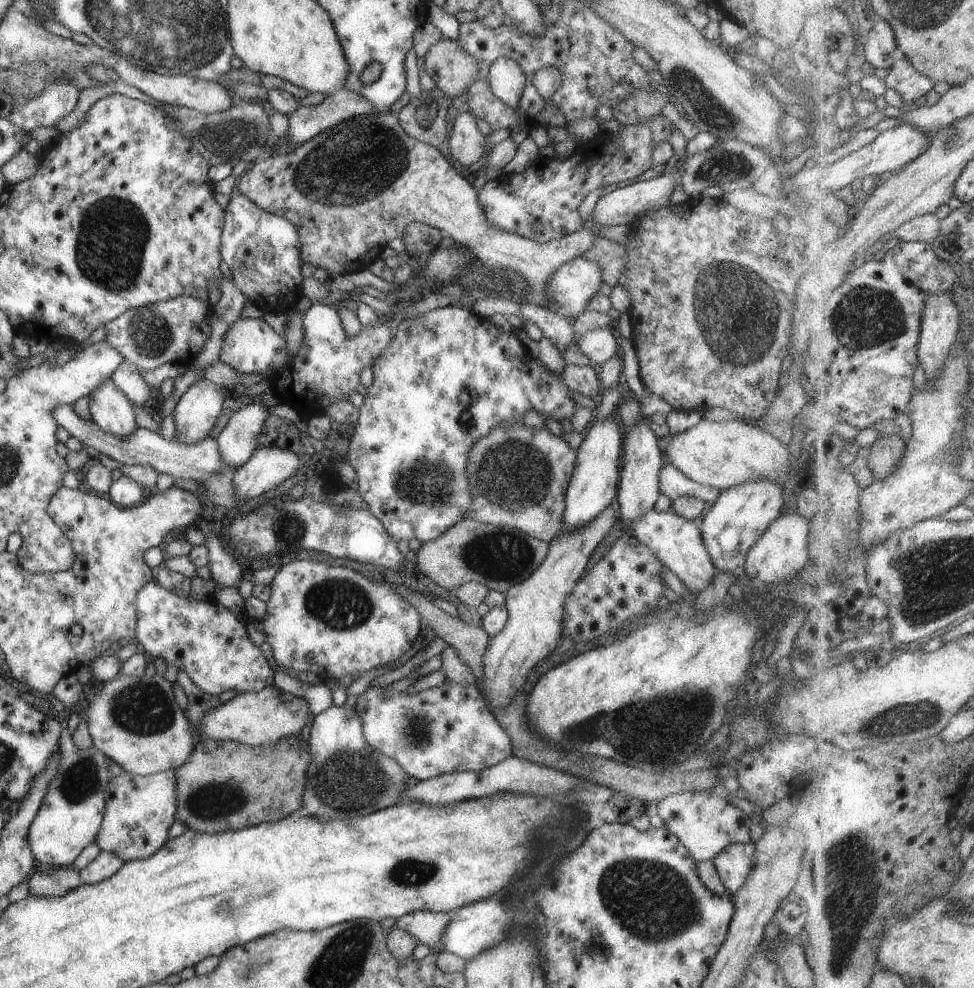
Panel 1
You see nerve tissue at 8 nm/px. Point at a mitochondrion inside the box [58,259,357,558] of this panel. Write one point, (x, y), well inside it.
(151, 336)

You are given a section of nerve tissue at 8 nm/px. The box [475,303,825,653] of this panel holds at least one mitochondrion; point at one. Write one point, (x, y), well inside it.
(518, 476)

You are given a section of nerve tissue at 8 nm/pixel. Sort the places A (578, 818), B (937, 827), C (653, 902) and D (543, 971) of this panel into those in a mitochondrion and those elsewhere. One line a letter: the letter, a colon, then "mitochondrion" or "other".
A: other
B: other
C: mitochondrion
D: other

